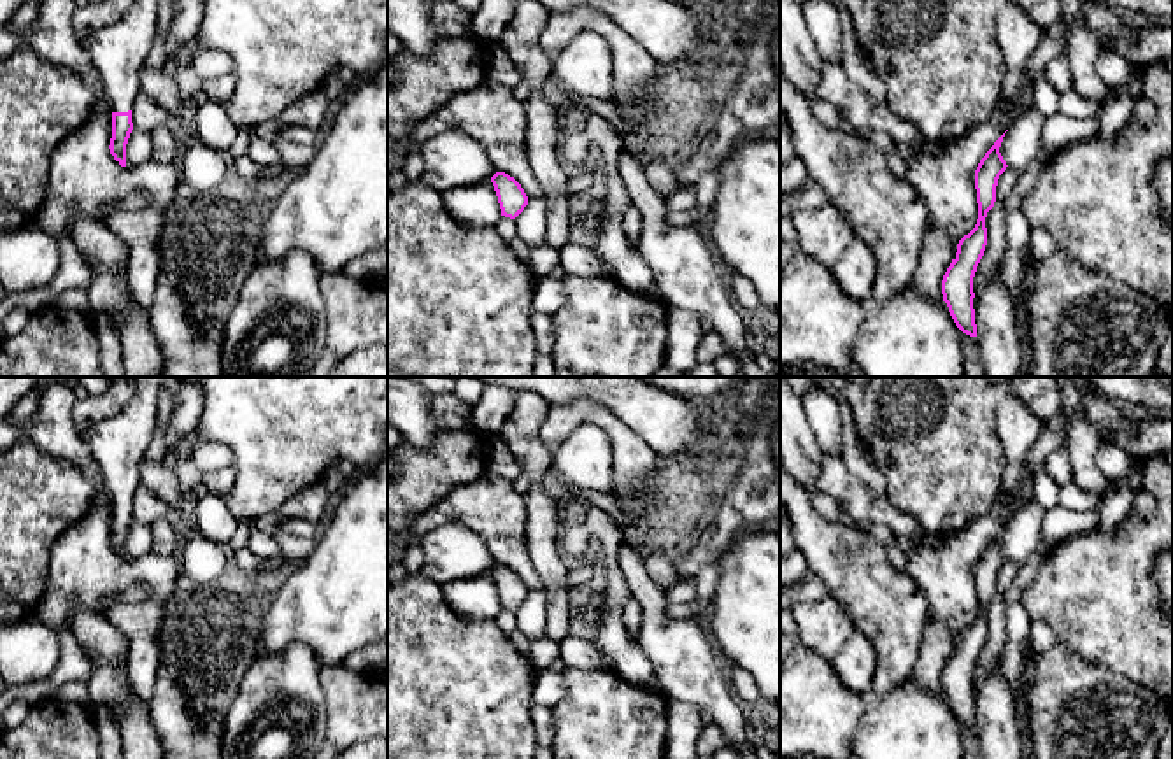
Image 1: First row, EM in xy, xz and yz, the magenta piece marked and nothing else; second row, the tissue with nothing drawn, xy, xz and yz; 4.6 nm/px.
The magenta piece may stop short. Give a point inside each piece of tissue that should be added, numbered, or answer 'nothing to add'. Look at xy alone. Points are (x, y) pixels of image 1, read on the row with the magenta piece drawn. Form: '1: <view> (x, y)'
1: xy (118, 51)

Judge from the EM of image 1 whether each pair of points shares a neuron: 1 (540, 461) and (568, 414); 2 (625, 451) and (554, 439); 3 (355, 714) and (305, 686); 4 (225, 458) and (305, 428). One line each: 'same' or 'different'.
1: different
2: same
3: different
4: different

